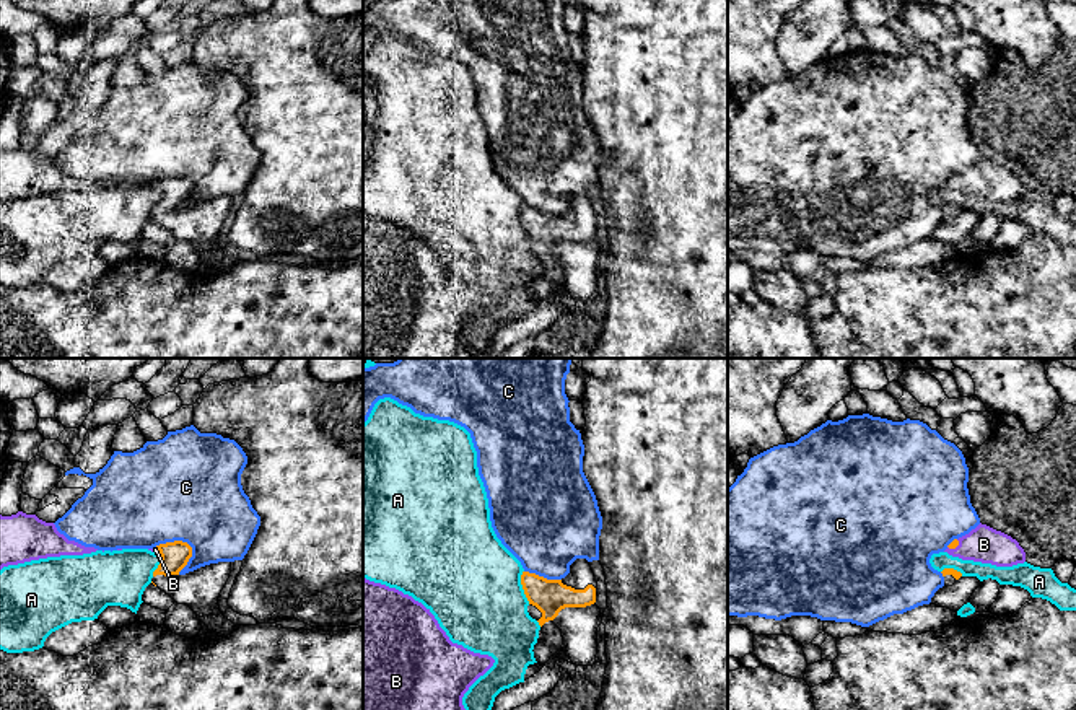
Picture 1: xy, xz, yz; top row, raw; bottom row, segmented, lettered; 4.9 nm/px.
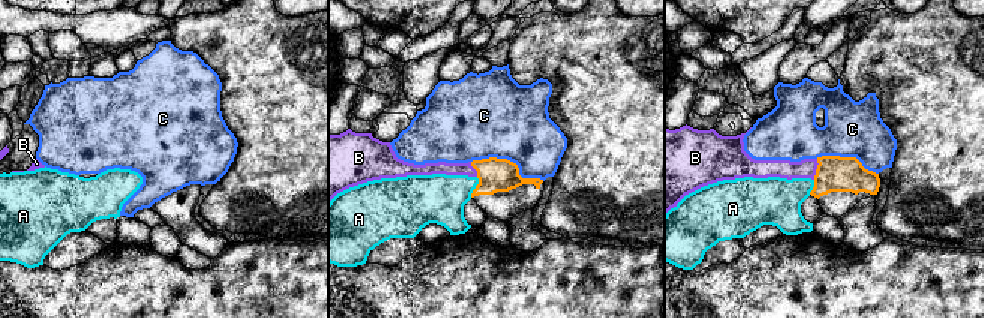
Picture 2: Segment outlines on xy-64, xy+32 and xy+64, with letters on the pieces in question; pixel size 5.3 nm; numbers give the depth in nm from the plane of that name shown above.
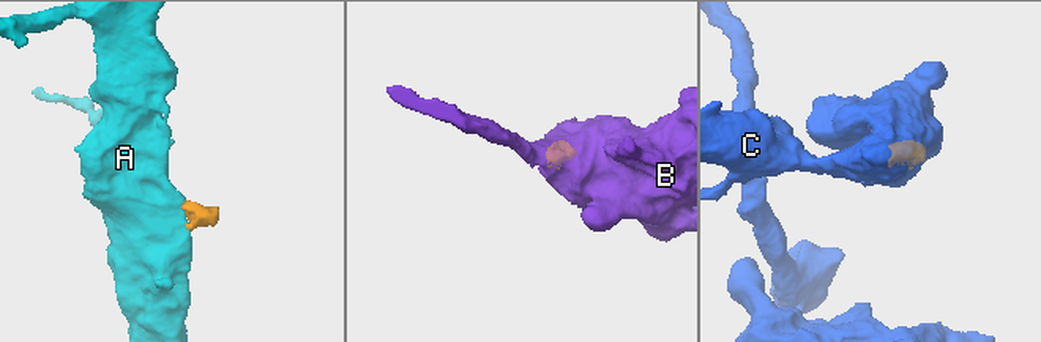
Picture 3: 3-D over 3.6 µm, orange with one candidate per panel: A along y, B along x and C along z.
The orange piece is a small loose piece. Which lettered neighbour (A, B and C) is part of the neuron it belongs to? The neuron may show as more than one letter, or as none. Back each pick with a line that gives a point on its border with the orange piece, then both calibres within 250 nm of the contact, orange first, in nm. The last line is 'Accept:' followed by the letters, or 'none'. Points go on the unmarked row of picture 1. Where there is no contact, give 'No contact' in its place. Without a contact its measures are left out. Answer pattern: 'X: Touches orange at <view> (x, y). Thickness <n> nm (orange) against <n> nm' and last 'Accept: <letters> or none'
B: Touches orange at yz (954, 183). Thickness 40 nm (orange) against 180 nm
Accept: B

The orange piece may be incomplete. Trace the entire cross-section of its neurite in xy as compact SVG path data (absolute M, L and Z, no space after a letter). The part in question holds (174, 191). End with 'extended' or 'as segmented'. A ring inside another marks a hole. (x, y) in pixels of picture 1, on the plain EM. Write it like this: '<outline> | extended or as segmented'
M174 176L148 184L161 192L161 199L153 207L151 218L169 230L177 239L189 241L200 257L218 272L226 272L238 264L228 256L218 241L218 231L225 223L231 197L218 197L181 210L179 207L192 192L187 178Z | extended

